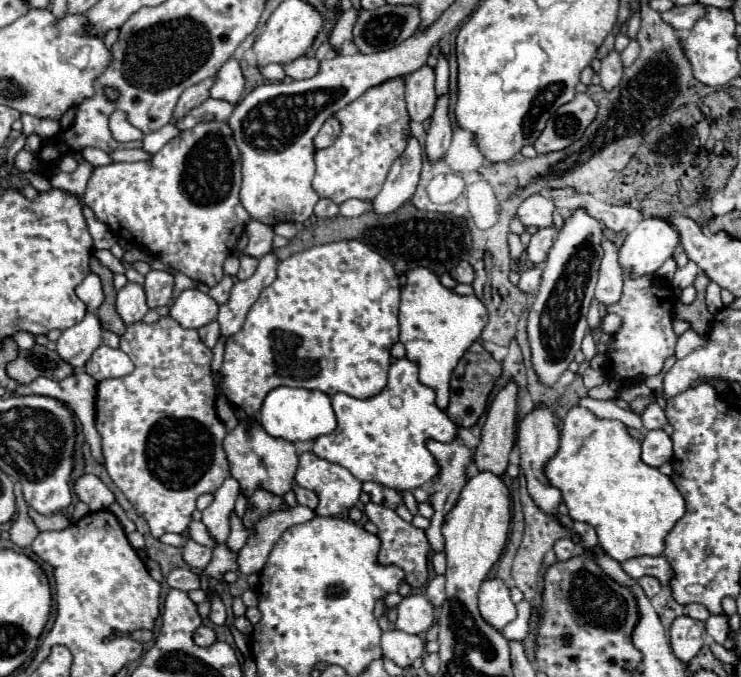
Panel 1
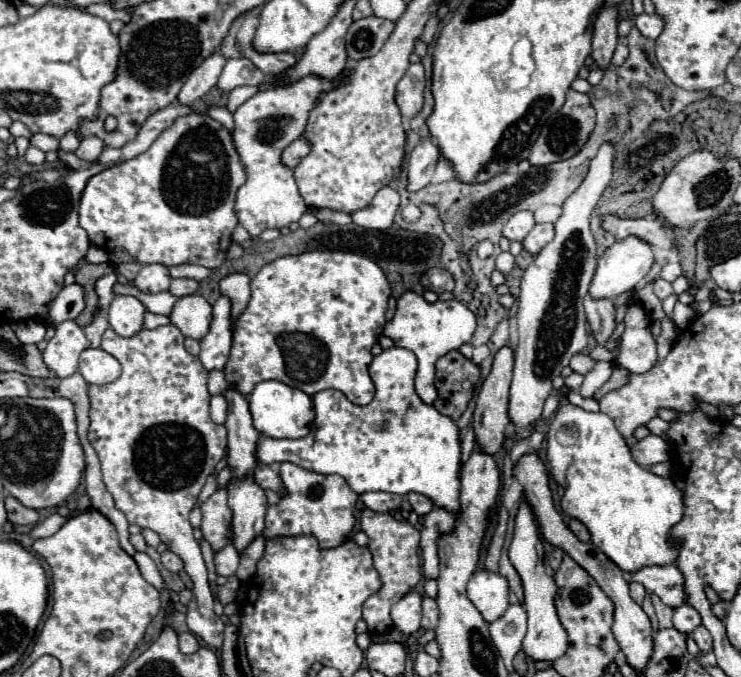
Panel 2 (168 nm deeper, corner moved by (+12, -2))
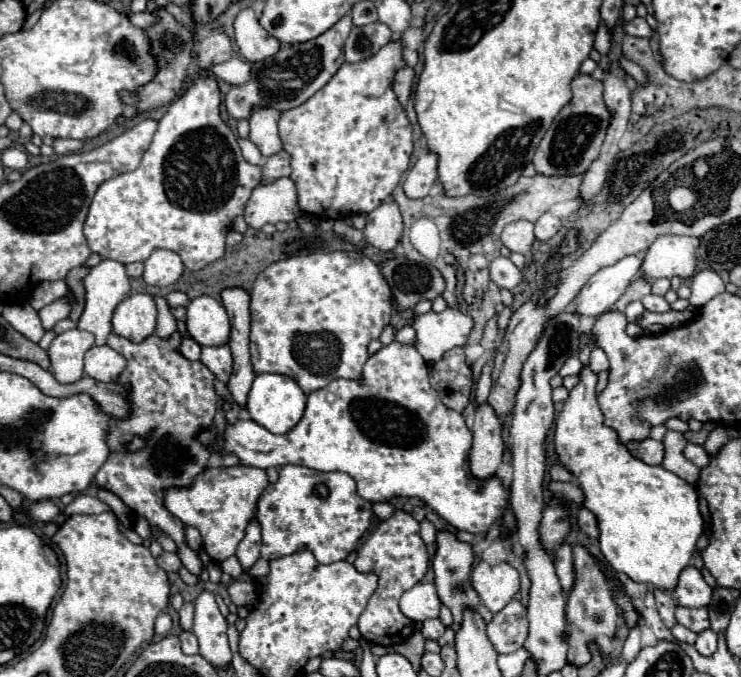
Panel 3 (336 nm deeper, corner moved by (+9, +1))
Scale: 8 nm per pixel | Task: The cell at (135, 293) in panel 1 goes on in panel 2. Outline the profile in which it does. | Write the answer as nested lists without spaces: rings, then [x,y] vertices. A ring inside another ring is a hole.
[[[116,295],[110,303],[108,321],[120,337],[132,337],[144,327],[146,307],[132,295]]]

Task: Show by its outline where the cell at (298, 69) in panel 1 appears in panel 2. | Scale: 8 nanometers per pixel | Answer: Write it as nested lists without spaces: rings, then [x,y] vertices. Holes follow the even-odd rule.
[[[248,45],[244,49],[244,57],[248,57],[266,75],[268,73],[270,75],[278,75],[278,73],[286,71],[288,67],[292,67],[296,63],[292,53],[260,53],[252,45]]]

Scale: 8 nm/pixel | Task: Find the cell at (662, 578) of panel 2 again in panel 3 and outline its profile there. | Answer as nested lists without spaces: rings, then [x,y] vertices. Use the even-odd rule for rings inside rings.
[[[687,566],[679,574],[679,582],[671,590],[671,594],[677,598],[679,606],[699,608],[699,606],[707,606],[709,604],[713,590],[705,584],[701,572],[695,566]]]

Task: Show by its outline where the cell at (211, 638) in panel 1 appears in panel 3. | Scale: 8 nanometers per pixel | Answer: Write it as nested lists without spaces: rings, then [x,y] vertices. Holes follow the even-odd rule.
[[[183,632],[181,634],[181,646],[185,654],[197,654],[199,652],[199,642],[193,632]]]

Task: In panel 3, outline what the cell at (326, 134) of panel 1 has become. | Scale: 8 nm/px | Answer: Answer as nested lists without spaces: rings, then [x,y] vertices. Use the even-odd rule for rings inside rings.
[[[285,150],[263,162],[263,182],[271,182],[289,174],[291,174],[291,156]]]

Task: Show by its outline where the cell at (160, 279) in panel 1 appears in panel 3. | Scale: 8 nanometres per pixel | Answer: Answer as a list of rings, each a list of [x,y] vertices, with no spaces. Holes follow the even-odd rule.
[[[155,250],[145,260],[145,272],[143,280],[151,286],[169,286],[177,282],[177,278],[183,274],[183,262],[181,258],[171,250]]]

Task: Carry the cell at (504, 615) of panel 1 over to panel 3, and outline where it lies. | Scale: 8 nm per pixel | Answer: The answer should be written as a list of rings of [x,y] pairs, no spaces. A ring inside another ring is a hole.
[[[479,562],[471,572],[471,586],[479,594],[481,604],[495,614],[519,592],[519,574],[507,562],[495,566]]]

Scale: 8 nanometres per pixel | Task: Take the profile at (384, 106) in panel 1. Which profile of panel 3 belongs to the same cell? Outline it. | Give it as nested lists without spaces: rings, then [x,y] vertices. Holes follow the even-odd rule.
[[[401,40],[387,42],[375,56],[361,62],[345,62],[337,74],[307,102],[283,112],[279,132],[283,148],[291,154],[291,180],[297,186],[299,208],[315,218],[333,218],[349,214],[367,214],[385,202],[397,186],[401,174],[409,168],[413,154],[411,124],[393,92],[393,76],[405,68]]]

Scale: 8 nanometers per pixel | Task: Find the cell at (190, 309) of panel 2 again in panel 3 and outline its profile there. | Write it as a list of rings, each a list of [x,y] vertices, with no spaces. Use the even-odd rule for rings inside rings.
[[[197,296],[187,304],[187,332],[201,346],[219,346],[229,340],[229,316],[221,302],[211,296]]]

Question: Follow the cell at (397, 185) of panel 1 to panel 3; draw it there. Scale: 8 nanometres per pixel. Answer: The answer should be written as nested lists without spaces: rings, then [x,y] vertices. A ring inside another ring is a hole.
[[[393,198],[385,200],[379,208],[367,214],[367,224],[363,228],[365,238],[379,250],[393,250],[401,238],[403,224],[401,212]]]

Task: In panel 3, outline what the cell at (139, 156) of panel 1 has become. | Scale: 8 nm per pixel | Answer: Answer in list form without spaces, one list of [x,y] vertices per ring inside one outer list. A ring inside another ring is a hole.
[[[57,138],[53,148],[55,148],[55,154],[63,156],[63,154],[71,154],[71,152],[79,152],[83,148],[85,142],[81,140],[63,140],[63,138]]]

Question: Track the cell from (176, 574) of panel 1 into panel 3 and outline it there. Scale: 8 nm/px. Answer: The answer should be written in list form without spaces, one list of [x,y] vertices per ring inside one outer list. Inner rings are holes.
[[[185,602],[181,606],[179,620],[181,620],[181,628],[183,630],[191,630],[191,624],[193,624],[193,602]]]

